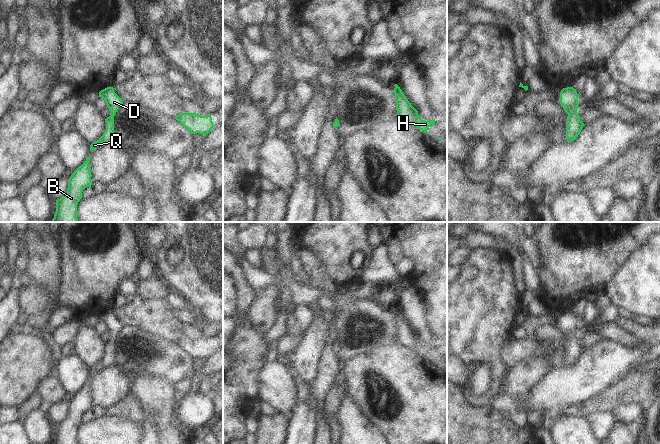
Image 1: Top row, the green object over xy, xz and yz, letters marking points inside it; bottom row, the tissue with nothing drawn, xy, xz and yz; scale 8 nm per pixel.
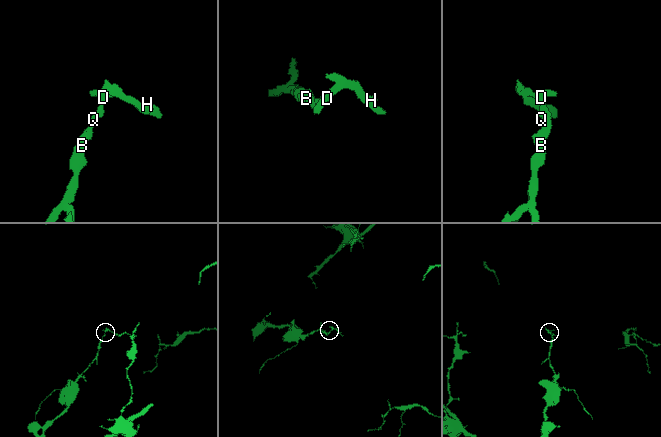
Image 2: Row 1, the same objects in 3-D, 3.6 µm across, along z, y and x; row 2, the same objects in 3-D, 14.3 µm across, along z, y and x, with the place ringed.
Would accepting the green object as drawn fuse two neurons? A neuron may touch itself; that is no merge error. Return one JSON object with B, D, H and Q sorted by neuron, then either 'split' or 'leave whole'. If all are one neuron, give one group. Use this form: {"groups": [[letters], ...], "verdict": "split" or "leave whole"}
{"groups": [["B", "D", "H", "Q"]], "verdict": "leave whole"}

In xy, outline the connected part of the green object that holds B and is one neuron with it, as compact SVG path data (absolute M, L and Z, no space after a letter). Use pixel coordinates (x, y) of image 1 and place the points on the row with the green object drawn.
M90 157L79 166L68 179L66 193L56 200L56 212L51 222L79 222L77 218L77 205L82 198L86 187L91 187Z

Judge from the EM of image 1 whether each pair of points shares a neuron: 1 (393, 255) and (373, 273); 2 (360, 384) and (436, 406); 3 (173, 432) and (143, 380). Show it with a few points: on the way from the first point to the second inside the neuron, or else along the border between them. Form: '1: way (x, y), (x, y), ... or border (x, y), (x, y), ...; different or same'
1: border (384, 243), (387, 246), (387, 257), (395, 264); different
2: way (372, 370), (381, 373), (415, 406); same
3: way (166, 419), (159, 400), (152, 393); same

